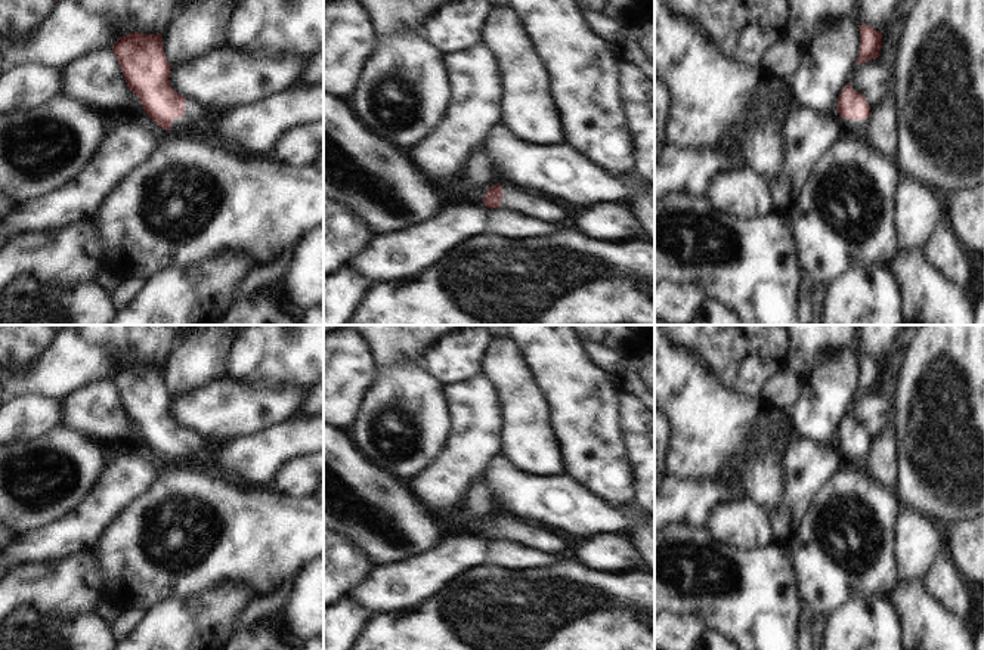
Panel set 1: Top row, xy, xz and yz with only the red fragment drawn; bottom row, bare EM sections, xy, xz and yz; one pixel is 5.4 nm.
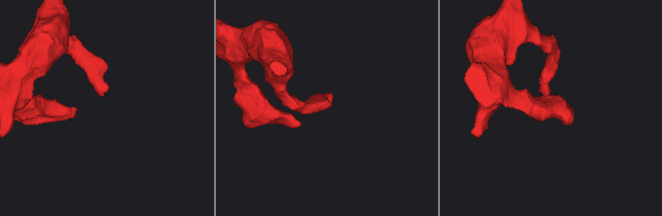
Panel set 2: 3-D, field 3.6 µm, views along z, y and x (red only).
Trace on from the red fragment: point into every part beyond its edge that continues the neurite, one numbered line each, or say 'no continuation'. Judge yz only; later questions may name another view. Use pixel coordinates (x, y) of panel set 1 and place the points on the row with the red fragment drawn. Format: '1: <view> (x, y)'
1: yz (853, 124)

